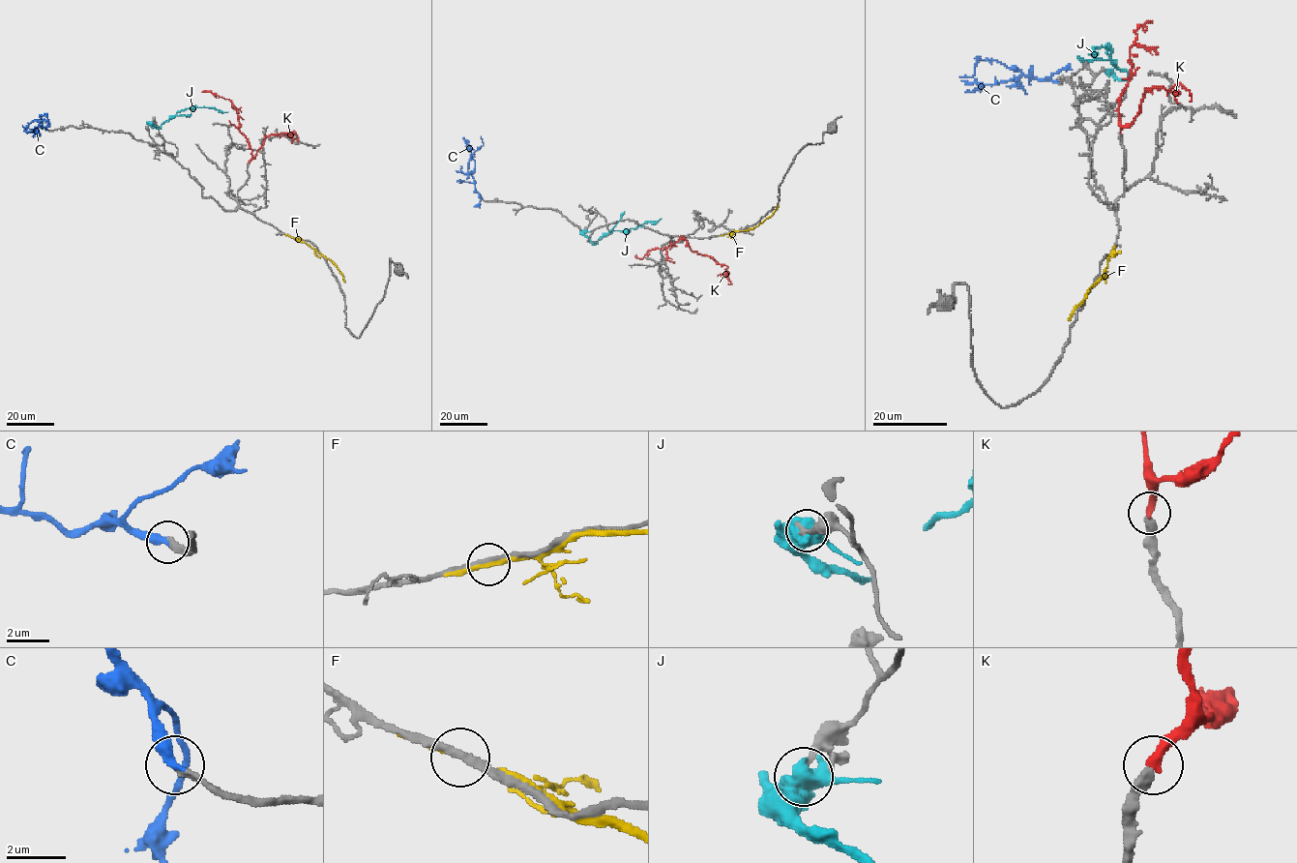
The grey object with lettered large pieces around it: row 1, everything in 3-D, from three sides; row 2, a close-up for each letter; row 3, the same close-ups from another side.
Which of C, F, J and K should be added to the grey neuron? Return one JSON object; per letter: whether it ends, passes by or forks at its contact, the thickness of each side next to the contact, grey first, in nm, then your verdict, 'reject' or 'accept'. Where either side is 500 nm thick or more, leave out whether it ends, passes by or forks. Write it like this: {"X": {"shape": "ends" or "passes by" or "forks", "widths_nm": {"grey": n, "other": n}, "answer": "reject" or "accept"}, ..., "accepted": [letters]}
{"C": {"shape": "ends", "widths_nm": {"grey": 240, "other": 400}, "answer": "accept"}, "F": {"shape": "passes by", "widths_nm": {"grey": 200, "other": 200}, "answer": "reject"}, "J": {"widths_nm": {"grey": 260, "other": 700}, "answer": "reject"}, "K": {"shape": "ends", "widths_nm": {"grey": 420, "other": 360}, "answer": "accept"}, "accepted": ["C", "K"]}

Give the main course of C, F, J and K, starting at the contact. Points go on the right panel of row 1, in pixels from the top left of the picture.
C: (1057, 82), (1023, 75), (992, 59), (980, 59), (971, 76), (959, 77)
F: (1113, 249), (1104, 274), (1089, 288), (1068, 320)
J: (1107, 72), (1121, 80), (1128, 77), (1109, 58), (1108, 48), (1096, 47), (1088, 55)
K: (1120, 133), (1119, 97), (1129, 81), (1130, 46), (1137, 35), (1134, 32), (1137, 28), (1151, 21), (1145, 23)

